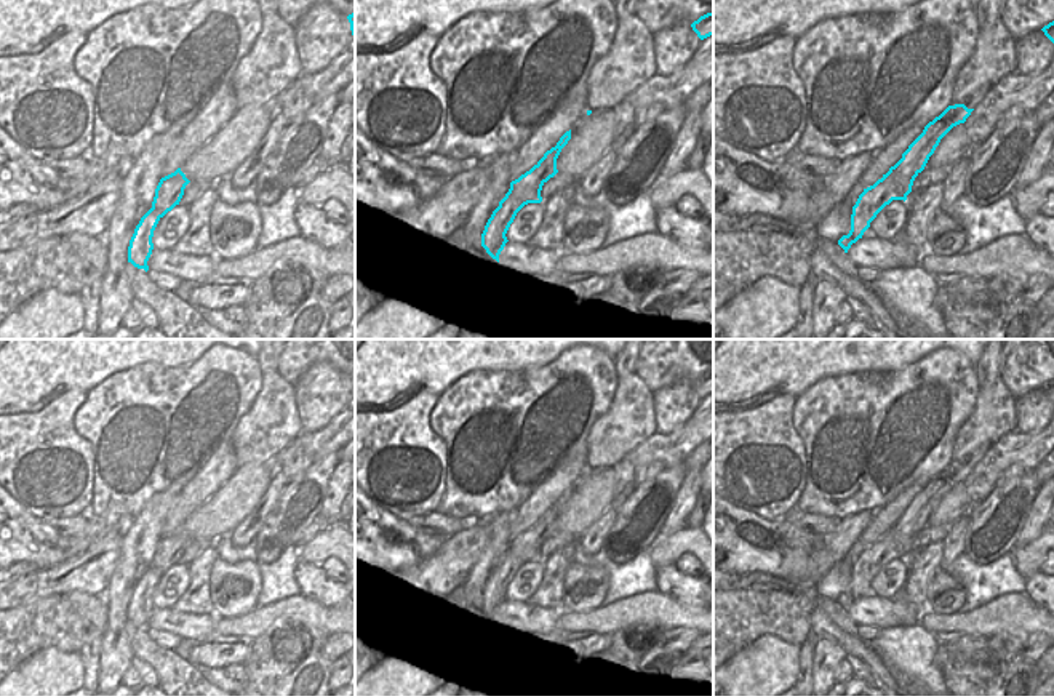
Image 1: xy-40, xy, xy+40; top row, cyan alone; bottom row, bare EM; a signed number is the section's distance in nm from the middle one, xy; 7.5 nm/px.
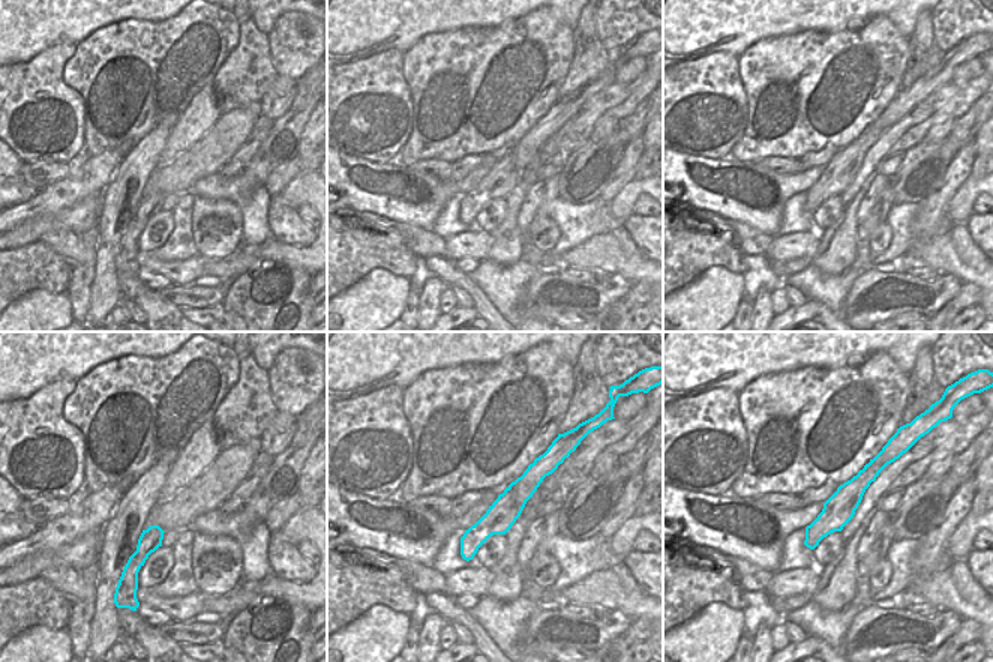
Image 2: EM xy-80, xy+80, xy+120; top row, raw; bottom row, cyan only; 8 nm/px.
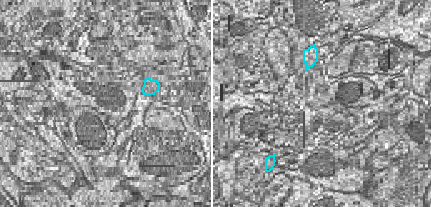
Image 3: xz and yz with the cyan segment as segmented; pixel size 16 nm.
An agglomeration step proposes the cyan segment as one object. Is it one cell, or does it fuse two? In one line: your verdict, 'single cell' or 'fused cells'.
fused cells

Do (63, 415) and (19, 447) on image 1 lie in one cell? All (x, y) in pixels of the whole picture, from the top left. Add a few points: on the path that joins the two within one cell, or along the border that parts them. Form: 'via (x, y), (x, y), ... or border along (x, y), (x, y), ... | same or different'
via (51, 426), (31, 447) | same

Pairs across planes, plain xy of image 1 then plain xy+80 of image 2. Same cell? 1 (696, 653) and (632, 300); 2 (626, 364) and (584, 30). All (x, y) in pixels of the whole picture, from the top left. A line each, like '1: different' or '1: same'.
1: same
2: same

